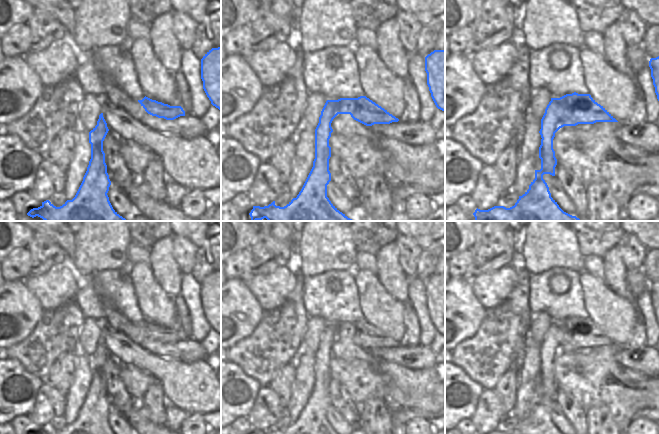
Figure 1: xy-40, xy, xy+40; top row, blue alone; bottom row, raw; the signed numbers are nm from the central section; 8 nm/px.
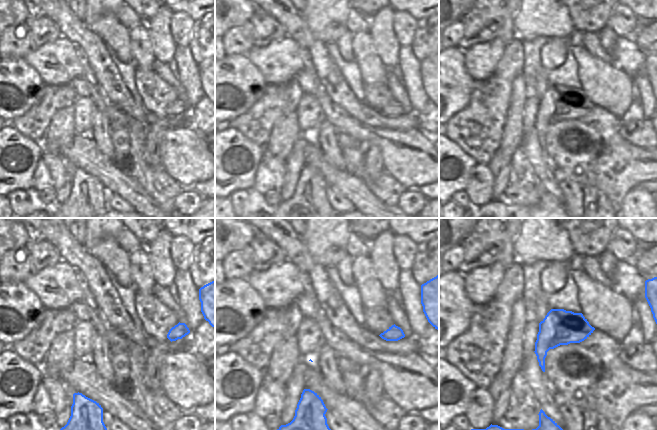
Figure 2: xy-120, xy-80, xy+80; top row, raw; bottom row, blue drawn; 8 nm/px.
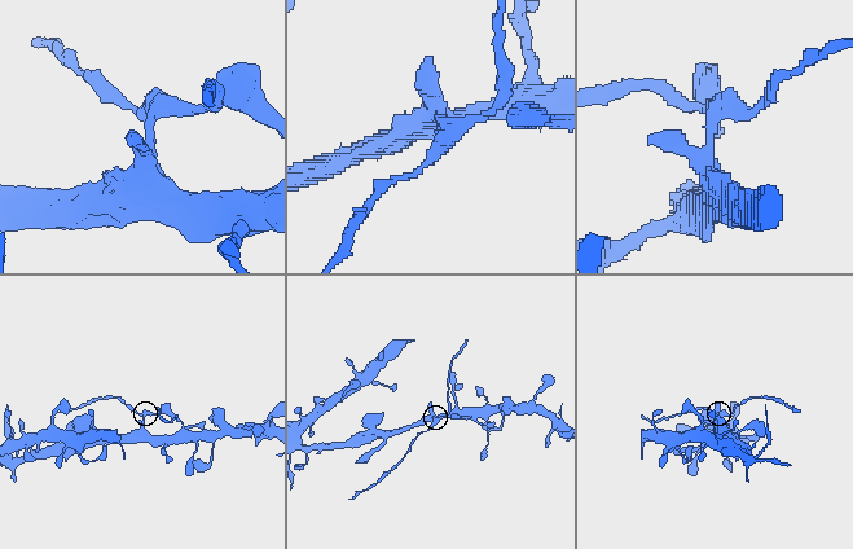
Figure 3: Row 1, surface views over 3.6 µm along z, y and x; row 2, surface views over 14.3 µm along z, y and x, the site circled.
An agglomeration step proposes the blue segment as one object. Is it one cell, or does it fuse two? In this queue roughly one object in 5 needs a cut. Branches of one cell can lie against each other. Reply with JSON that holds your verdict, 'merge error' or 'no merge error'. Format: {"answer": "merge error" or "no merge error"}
{"answer": "merge error"}

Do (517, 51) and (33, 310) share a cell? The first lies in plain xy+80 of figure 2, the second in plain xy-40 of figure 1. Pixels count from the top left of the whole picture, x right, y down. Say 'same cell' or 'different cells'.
different cells

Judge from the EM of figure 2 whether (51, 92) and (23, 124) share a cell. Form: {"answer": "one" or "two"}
{"answer": "one"}

